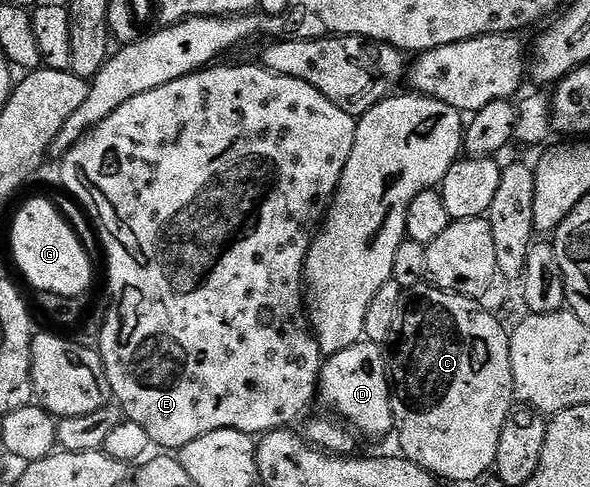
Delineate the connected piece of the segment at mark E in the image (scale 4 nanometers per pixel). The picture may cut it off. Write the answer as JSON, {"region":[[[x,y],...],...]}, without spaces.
{"region":[[[213,64],[203,70],[197,70],[194,74],[174,80],[170,84],[162,84],[162,88],[142,92],[138,96],[134,96],[134,100],[126,100],[126,104],[122,104],[122,108],[110,112],[110,116],[106,116],[106,120],[102,120],[102,124],[98,124],[83,138],[78,139],[72,146],[71,152],[59,159],[60,182],[80,201],[81,208],[92,217],[92,222],[96,225],[96,234],[100,237],[101,244],[104,245],[105,256],[108,257],[108,290],[112,293],[112,298],[110,297],[108,302],[108,315],[106,324],[102,328],[98,349],[102,364],[106,368],[111,397],[118,403],[123,417],[134,424],[142,424],[149,443],[164,452],[178,452],[183,446],[190,444],[190,440],[198,440],[198,436],[206,436],[206,432],[237,430],[243,434],[263,436],[269,434],[271,430],[283,430],[293,425],[292,421],[311,404],[312,398],[314,402],[318,394],[322,355],[320,346],[316,343],[316,335],[312,333],[312,327],[308,321],[304,261],[308,259],[308,249],[312,247],[312,239],[316,237],[318,227],[323,223],[324,215],[327,214],[328,207],[332,204],[332,198],[336,195],[336,189],[340,187],[342,172],[346,168],[346,160],[350,160],[350,148],[354,148],[354,136],[356,135],[357,119],[351,114],[342,112],[342,108],[338,108],[330,100],[326,100],[326,96],[322,96],[322,92],[318,92],[318,88],[297,78],[270,72],[260,64],[256,64],[256,66],[220,65],[224,64]]]}

